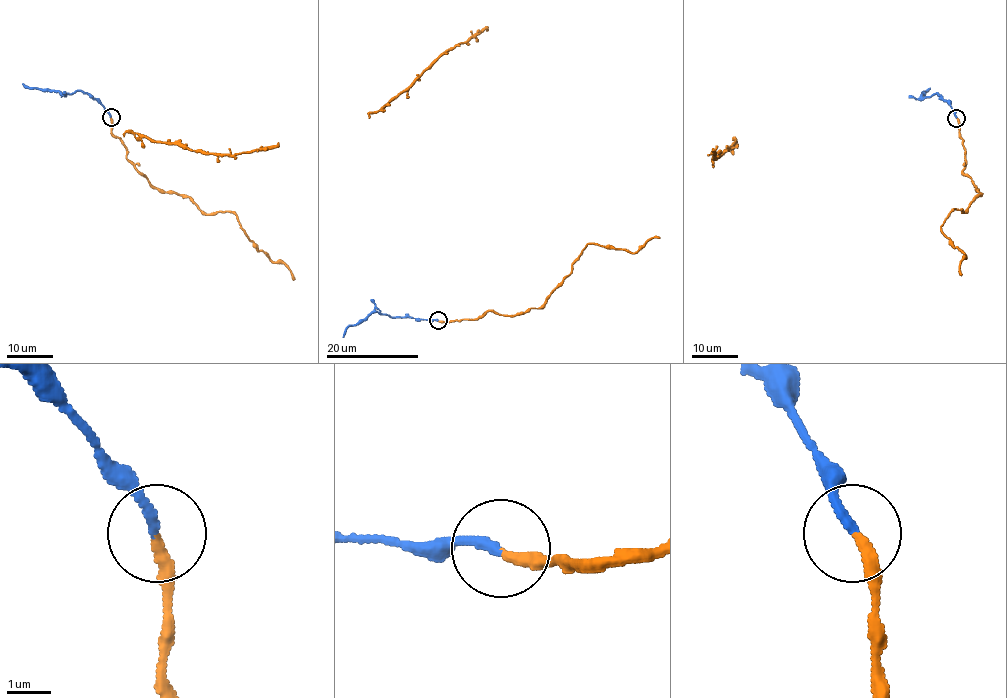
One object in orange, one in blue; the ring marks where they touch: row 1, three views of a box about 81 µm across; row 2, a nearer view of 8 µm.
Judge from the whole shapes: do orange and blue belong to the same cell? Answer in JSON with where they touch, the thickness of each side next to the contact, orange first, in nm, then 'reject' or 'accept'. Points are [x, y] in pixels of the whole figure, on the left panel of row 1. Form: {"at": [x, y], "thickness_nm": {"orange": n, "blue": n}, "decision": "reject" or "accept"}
{"at": [111, 117], "thickness_nm": {"orange": 260, "blue": 220}, "decision": "accept"}

